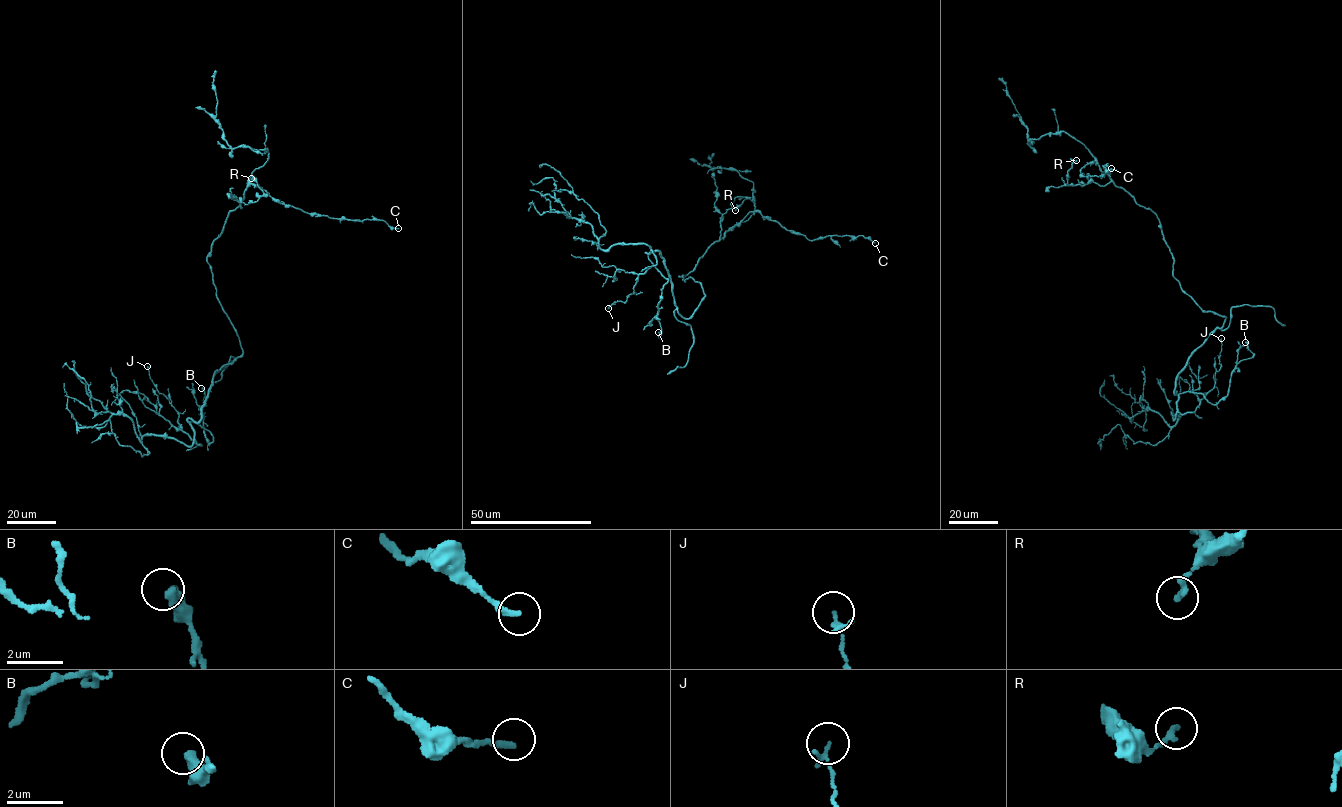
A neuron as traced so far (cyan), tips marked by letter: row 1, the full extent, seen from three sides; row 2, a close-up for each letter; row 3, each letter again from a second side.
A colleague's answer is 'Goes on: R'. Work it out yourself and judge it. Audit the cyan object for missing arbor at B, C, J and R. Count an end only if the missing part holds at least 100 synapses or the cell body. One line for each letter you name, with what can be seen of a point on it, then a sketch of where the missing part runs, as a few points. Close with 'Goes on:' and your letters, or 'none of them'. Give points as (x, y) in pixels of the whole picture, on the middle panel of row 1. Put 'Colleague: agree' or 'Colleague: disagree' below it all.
Goes on: none of them
Colleague: disagree

